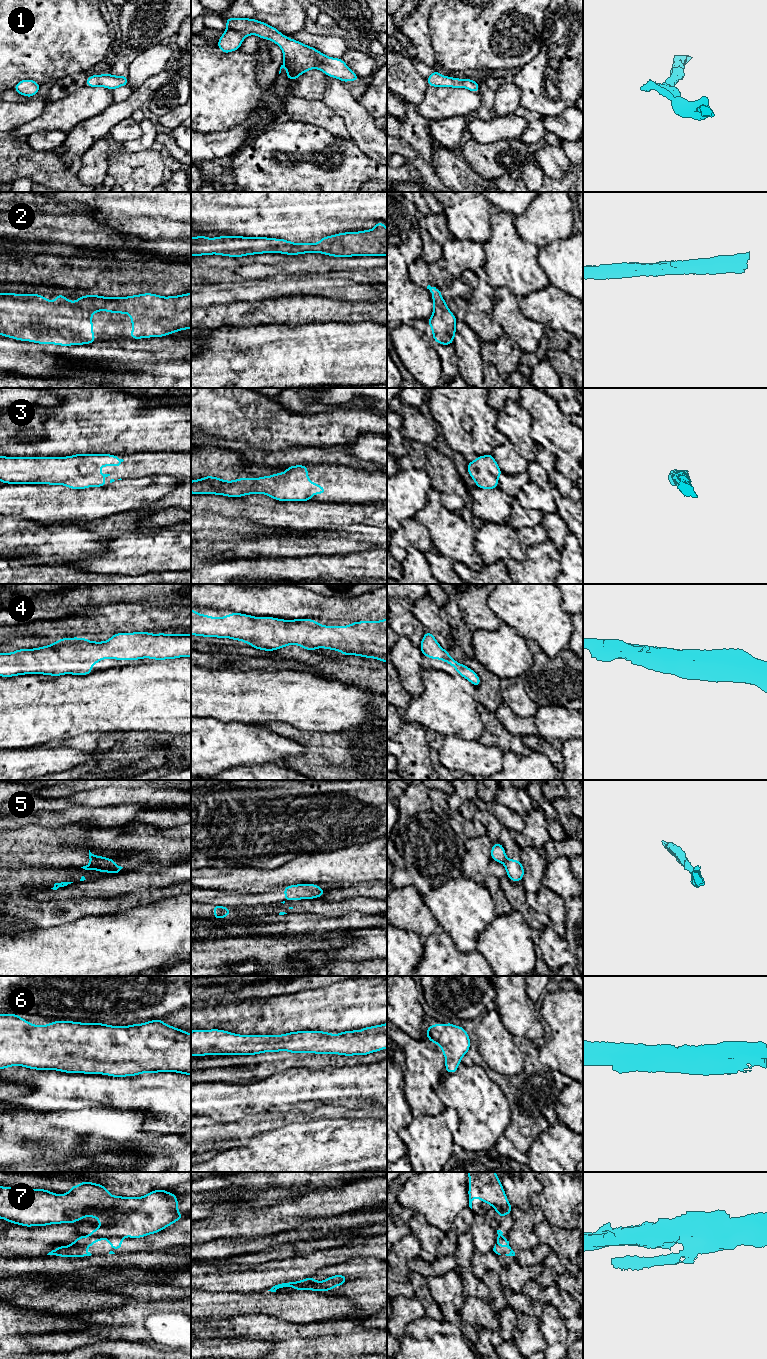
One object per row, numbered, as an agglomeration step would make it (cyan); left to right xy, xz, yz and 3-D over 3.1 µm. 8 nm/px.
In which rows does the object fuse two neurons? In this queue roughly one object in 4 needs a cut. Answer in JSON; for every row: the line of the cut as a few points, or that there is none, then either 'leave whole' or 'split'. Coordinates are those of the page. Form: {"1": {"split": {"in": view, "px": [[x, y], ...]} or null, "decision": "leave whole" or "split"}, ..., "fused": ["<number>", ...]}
{"1": {"split": null, "decision": "leave whole"}, "2": {"split": null, "decision": "leave whole"}, "3": {"split": null, "decision": "leave whole"}, "4": {"split": null, "decision": "leave whole"}, "5": {"split": {"in": "xy", "px": [[91, 861], [107, 858], [114, 862]]}, "decision": "split"}, "6": {"split": null, "decision": "leave whole"}, "7": {"split": {"in": "xy", "px": [[90, 1235], [122, 1237]]}, "decision": "split"}, "fused": ["5", "7"]}

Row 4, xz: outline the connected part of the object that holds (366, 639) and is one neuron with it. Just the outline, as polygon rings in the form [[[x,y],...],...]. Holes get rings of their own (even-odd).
[[[191,608],[191,635],[230,638],[269,652],[296,644],[309,651],[314,651],[316,648],[331,649],[342,652],[343,656],[356,655],[387,663],[387,618],[381,621],[353,622],[348,626],[326,626],[311,618],[287,621],[235,612],[224,617],[210,617],[197,613]]]

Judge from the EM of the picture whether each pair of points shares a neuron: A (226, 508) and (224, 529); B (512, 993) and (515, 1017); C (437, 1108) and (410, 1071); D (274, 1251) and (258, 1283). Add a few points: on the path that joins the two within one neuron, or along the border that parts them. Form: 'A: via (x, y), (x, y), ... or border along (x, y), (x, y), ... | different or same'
A: border along (202, 510), (218, 512), (229, 518), (243, 519) | different
B: via (515, 999), (515, 1011) | same
C: via (428, 1099), (417, 1088), (415, 1080) | same
D: border along (295, 1255), (289, 1258), (272, 1260) | different

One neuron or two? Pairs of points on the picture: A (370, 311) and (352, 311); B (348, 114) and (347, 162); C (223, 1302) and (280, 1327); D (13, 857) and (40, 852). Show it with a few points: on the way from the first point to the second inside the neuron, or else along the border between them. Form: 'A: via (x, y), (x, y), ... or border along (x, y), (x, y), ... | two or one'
A: via (366, 311), (356, 311) | one
B: border along (352, 139), (368, 156) | two
C: border along (274, 1316), (244, 1315), (228, 1318) | two
D: via (20, 852), (33, 852) | one

